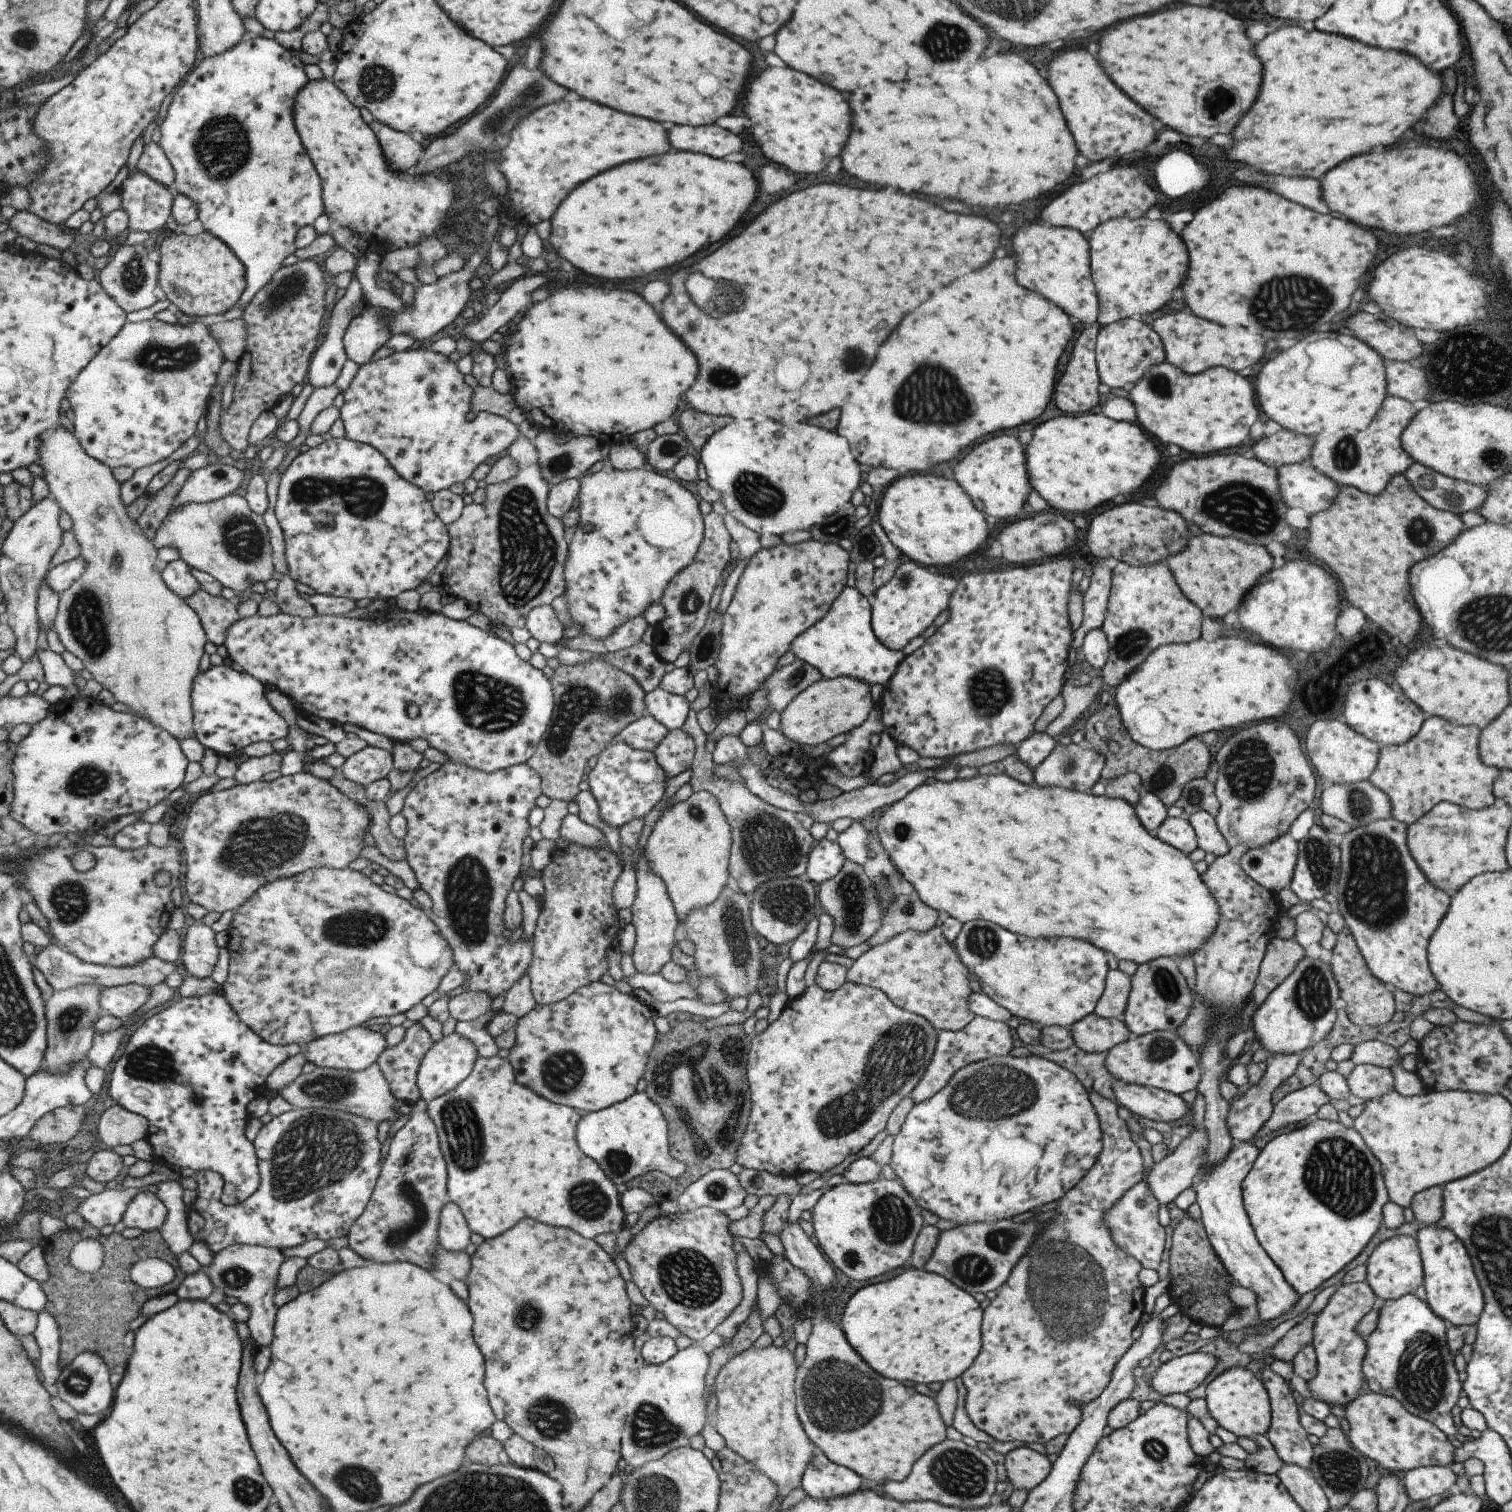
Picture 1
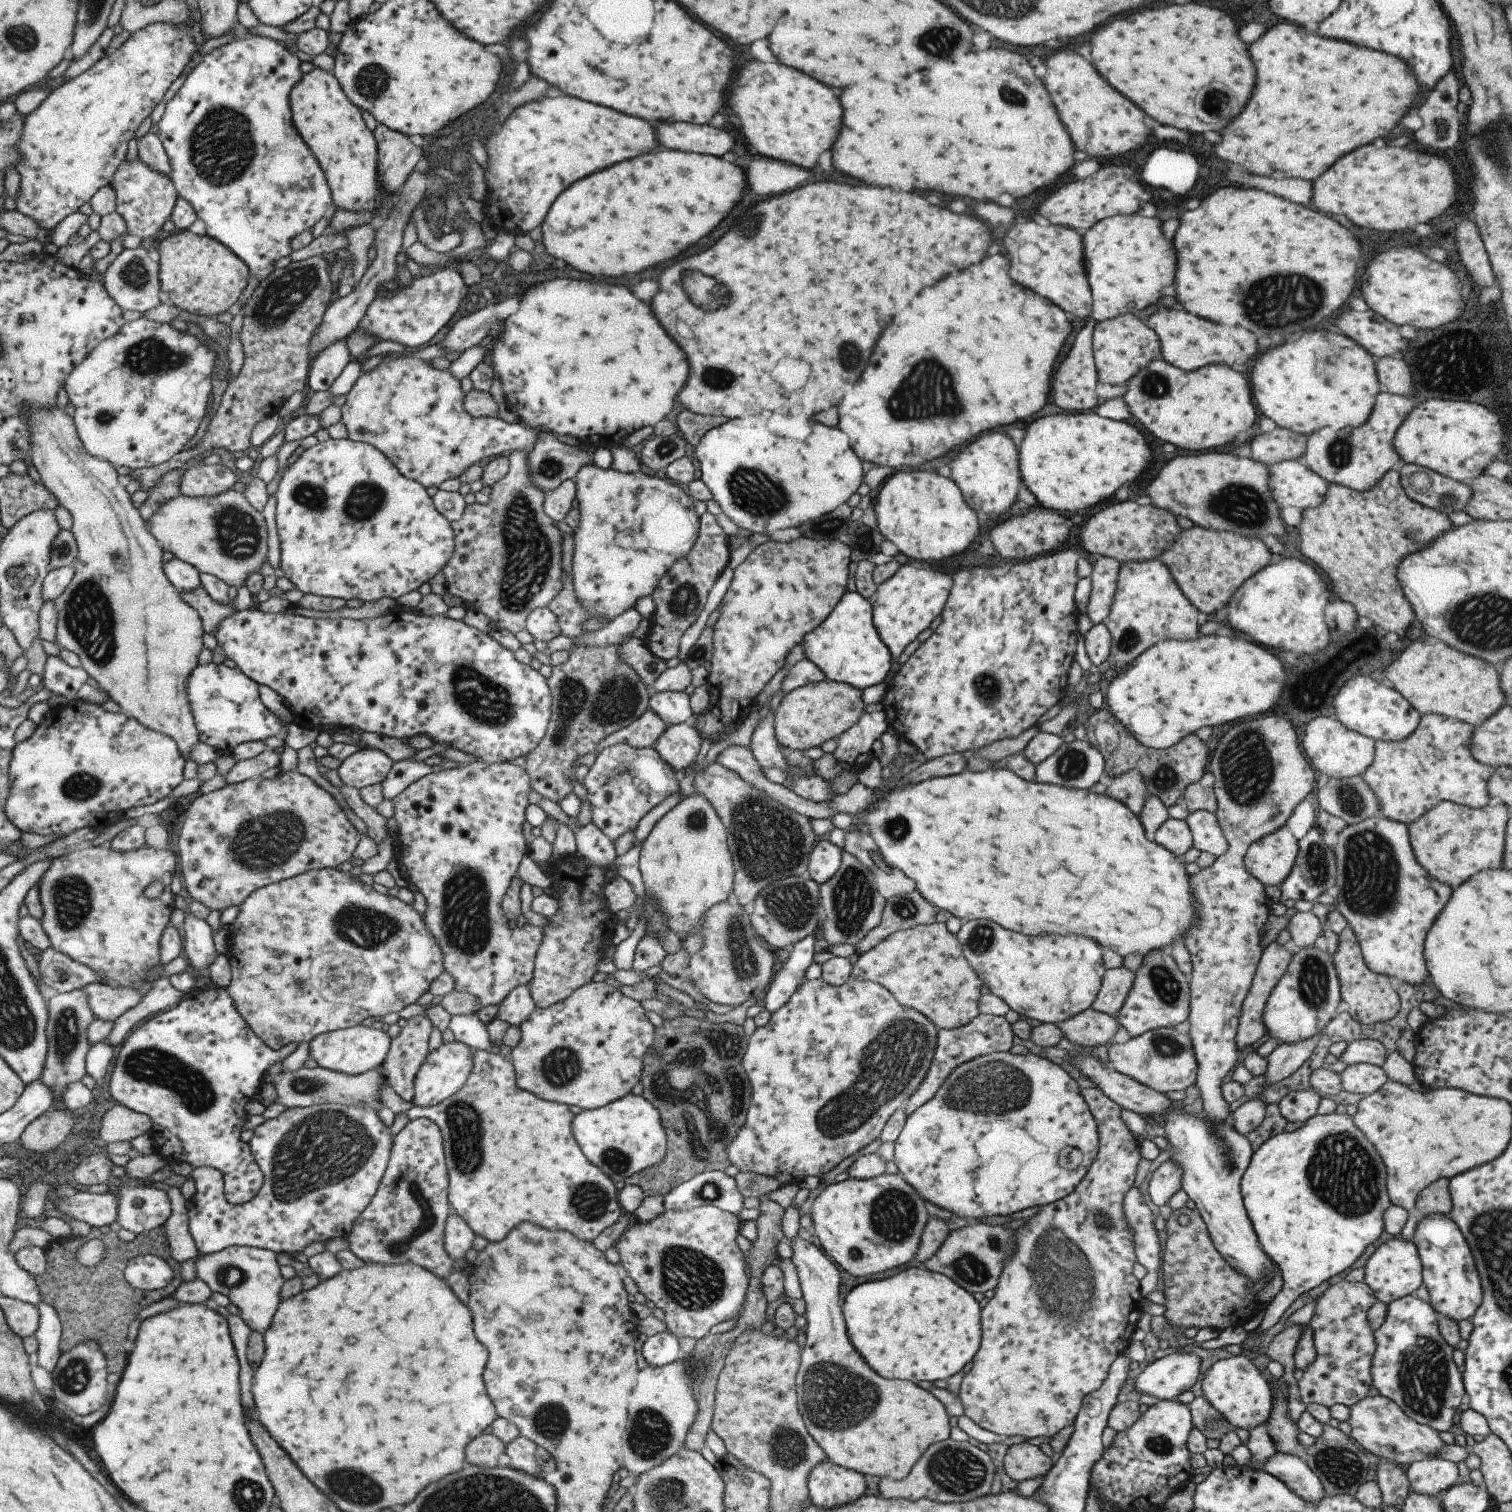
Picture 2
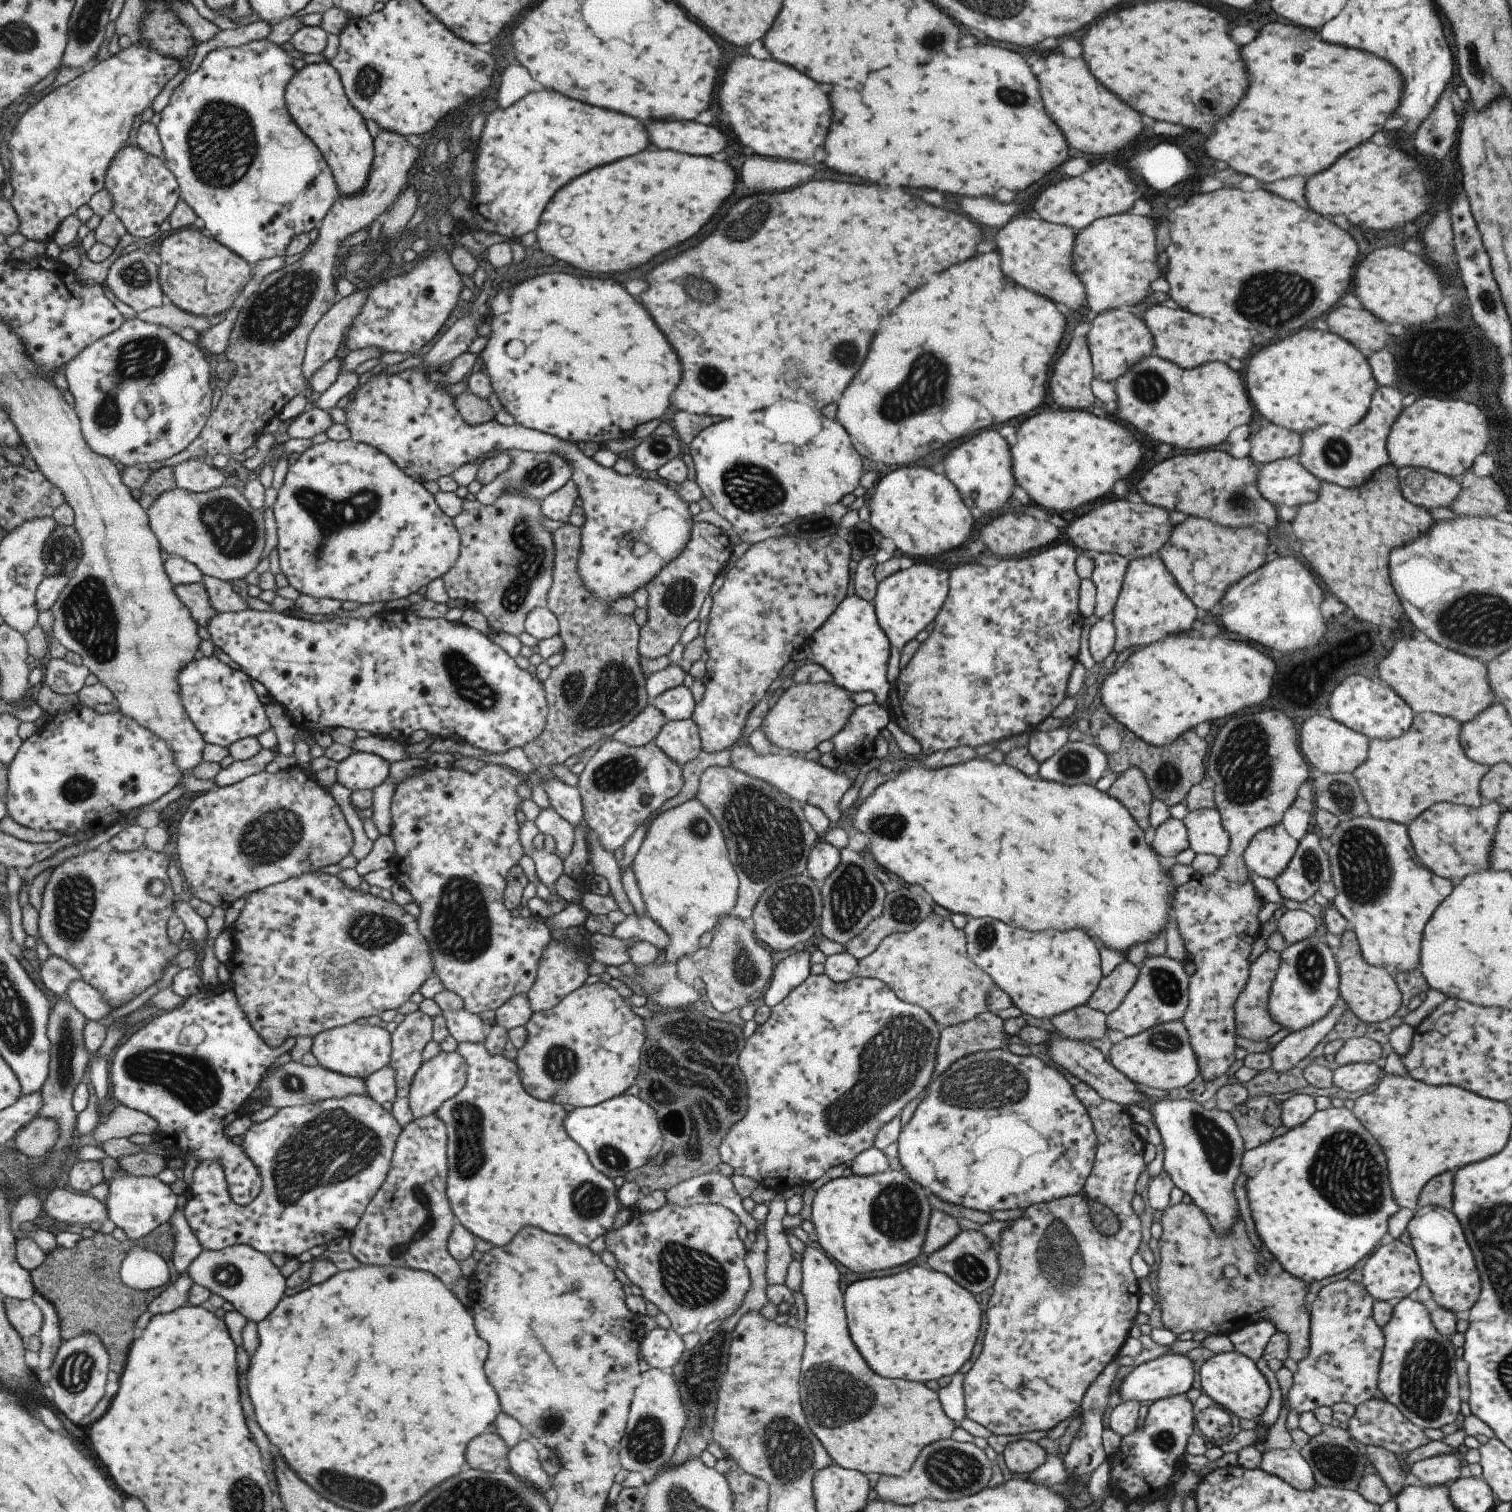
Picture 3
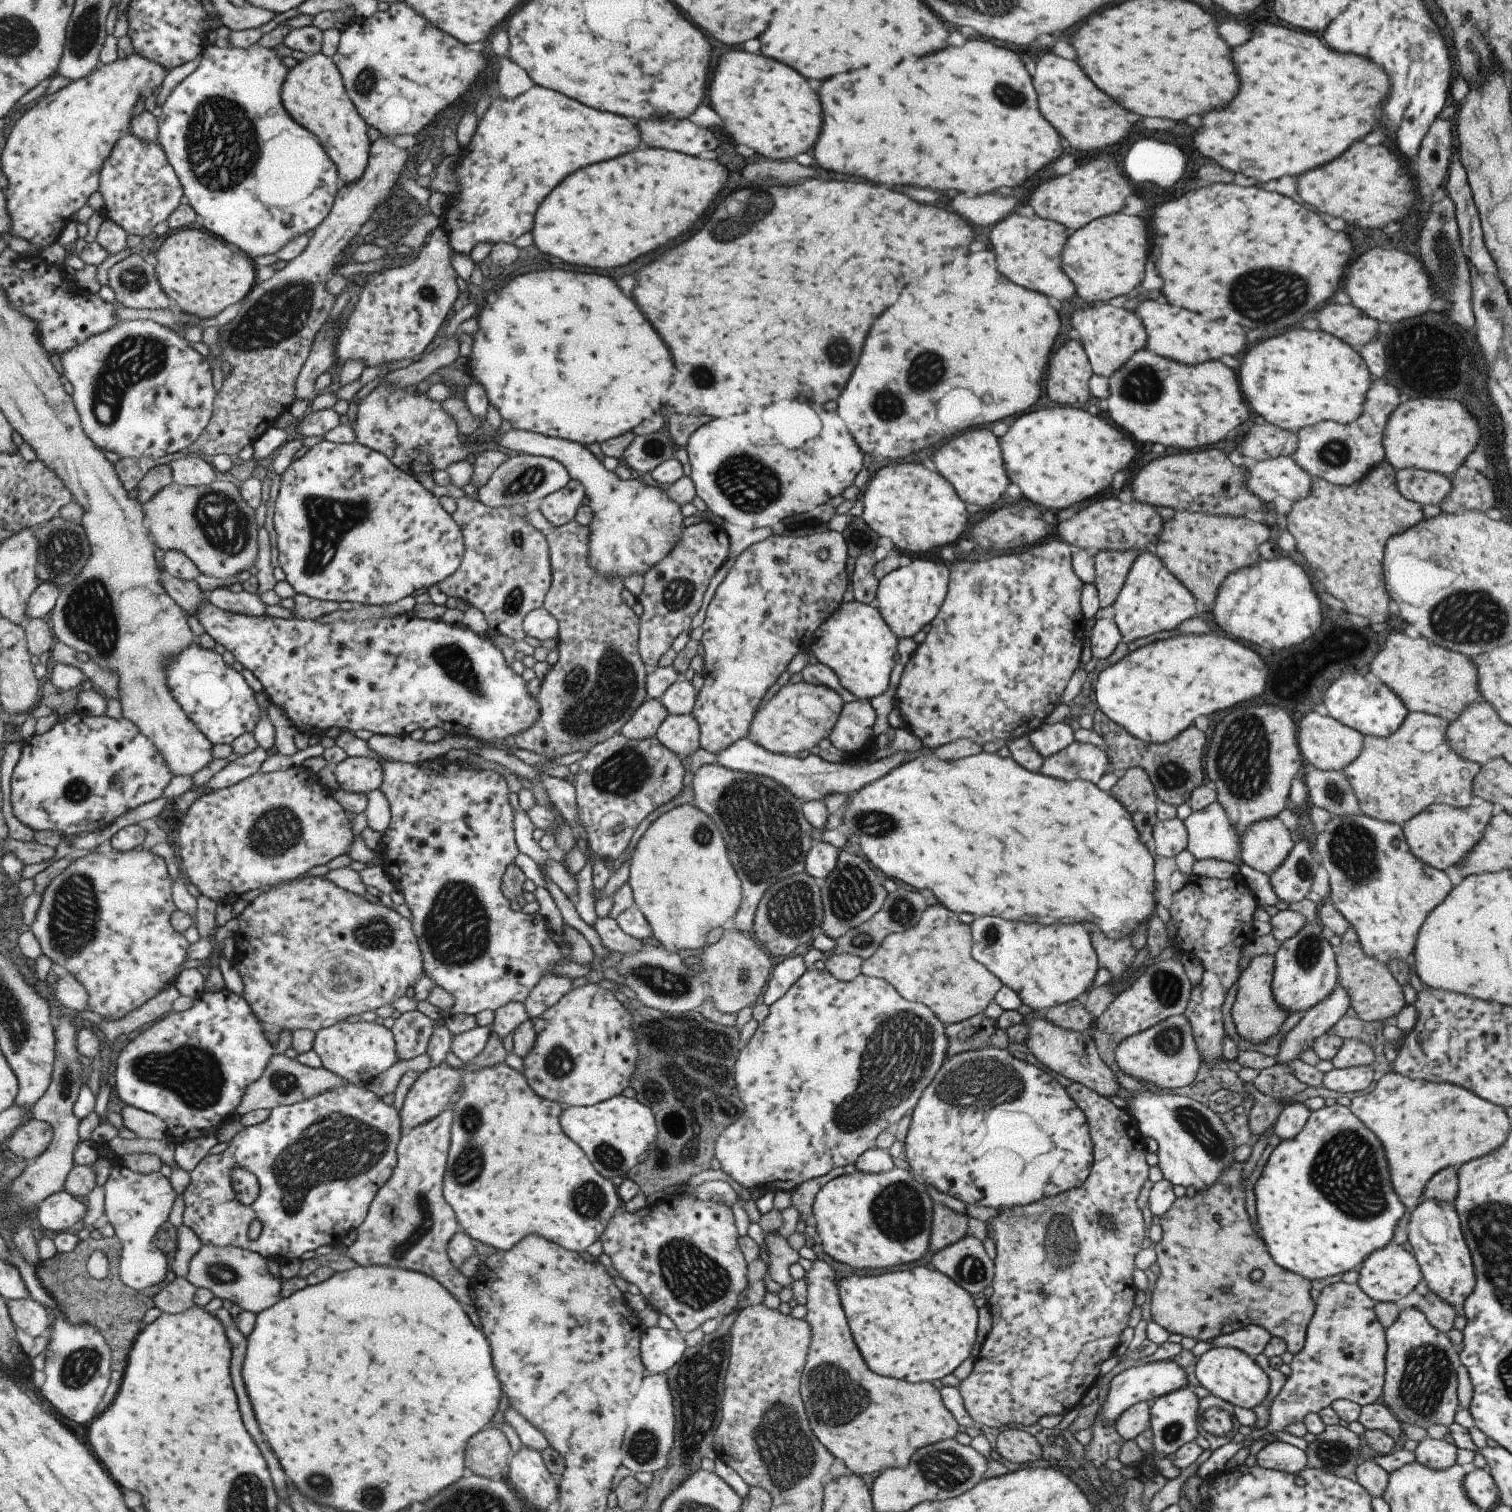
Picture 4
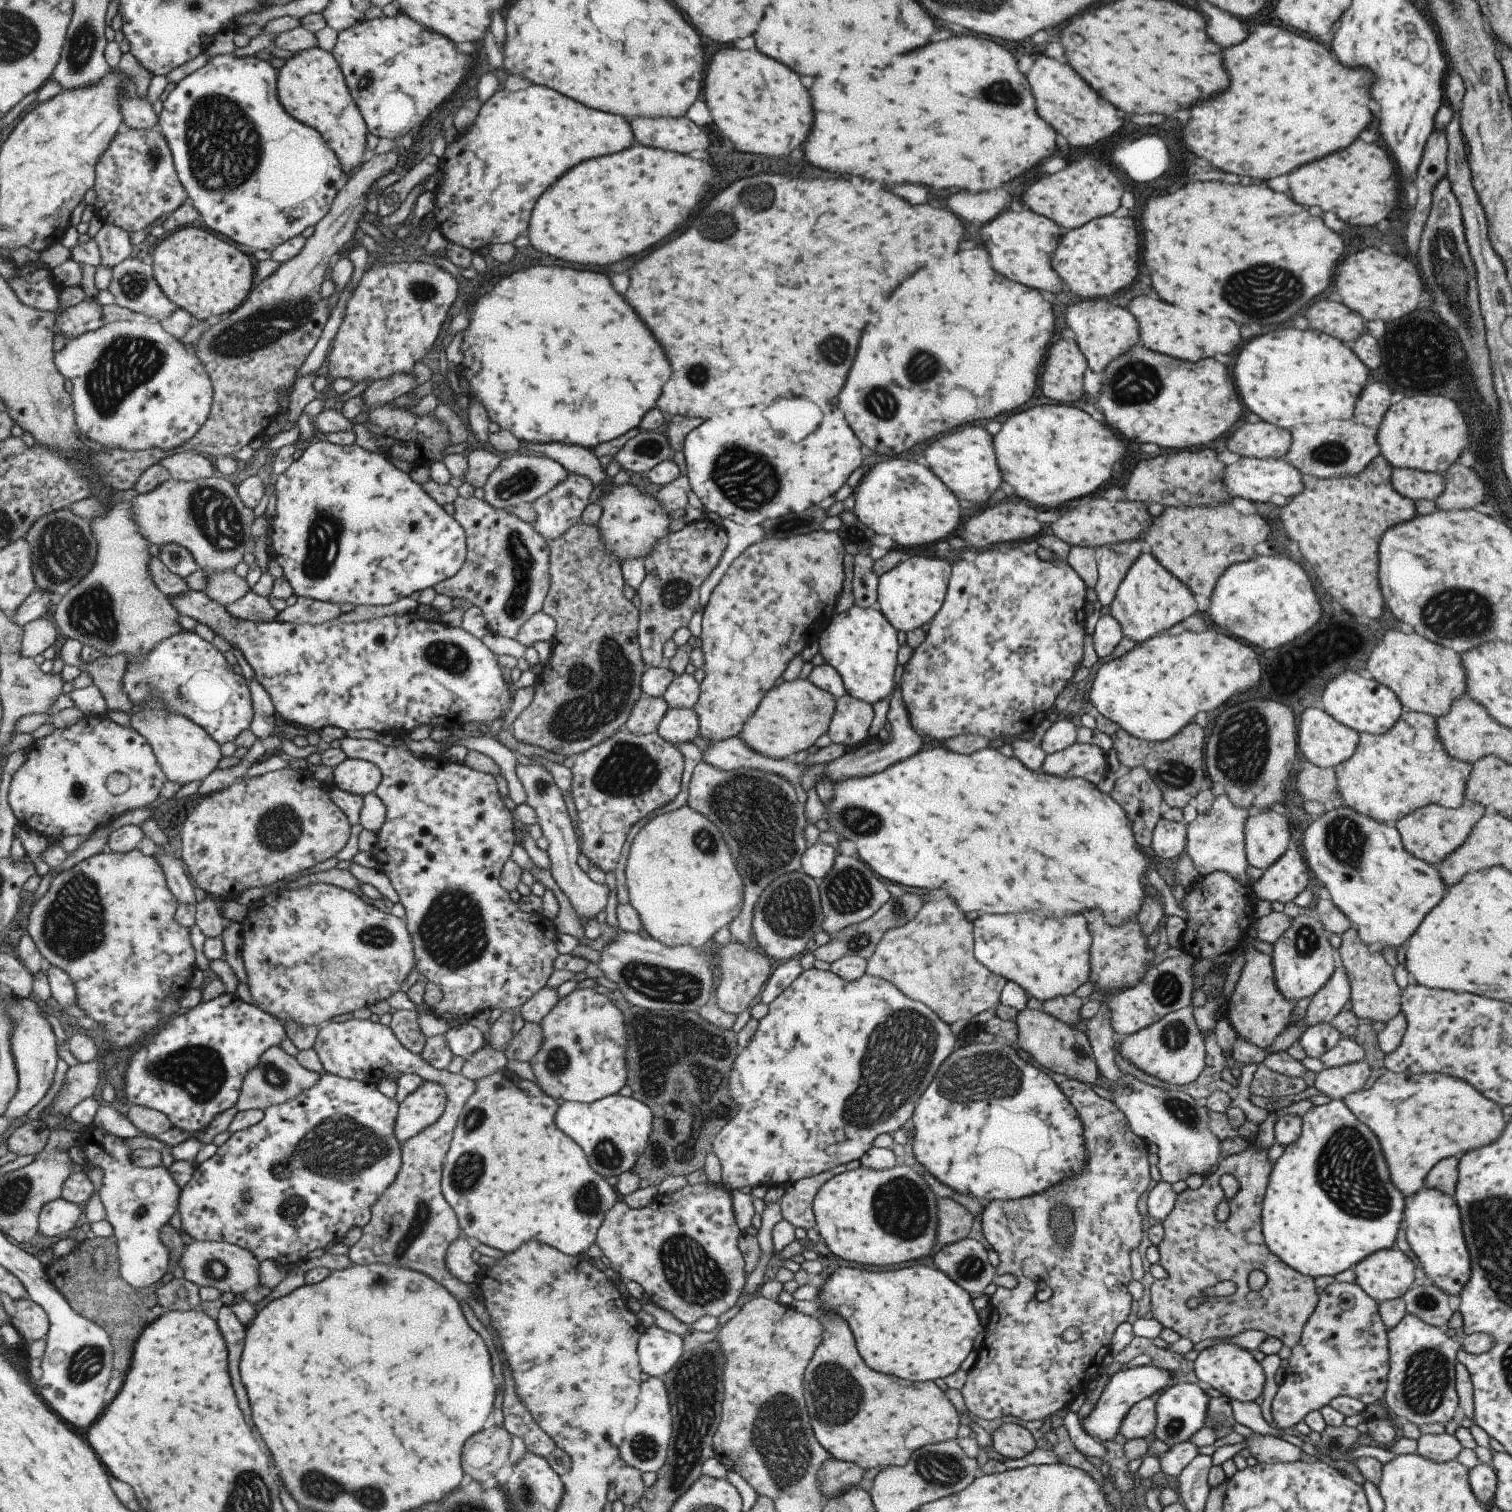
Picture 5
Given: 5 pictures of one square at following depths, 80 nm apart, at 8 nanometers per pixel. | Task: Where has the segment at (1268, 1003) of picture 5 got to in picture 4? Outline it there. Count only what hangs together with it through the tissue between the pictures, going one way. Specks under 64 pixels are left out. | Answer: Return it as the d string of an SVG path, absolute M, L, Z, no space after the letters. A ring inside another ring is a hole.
M1270 954L1257 955L1251 958L1248 966L1237 979L1235 999L1230 1010L1231 1020L1236 1033L1252 1043L1265 1042L1279 1032L1279 1026L1285 1022L1287 1013L1280 1008L1272 997L1272 972L1274 956Z

